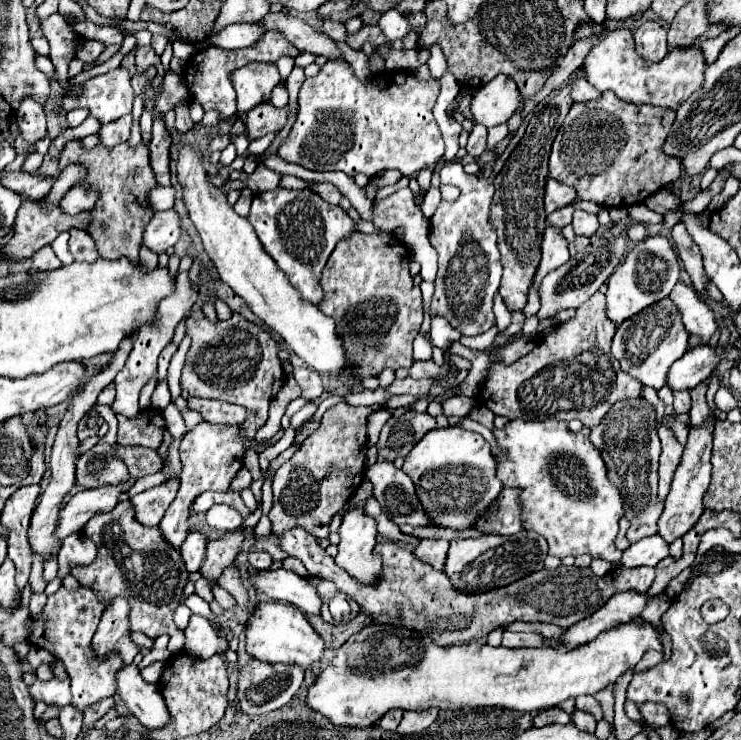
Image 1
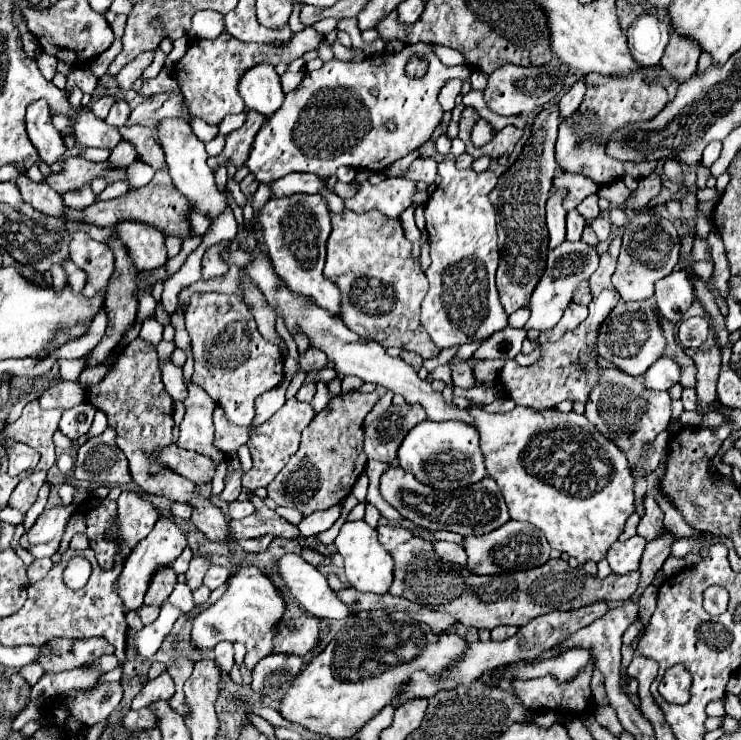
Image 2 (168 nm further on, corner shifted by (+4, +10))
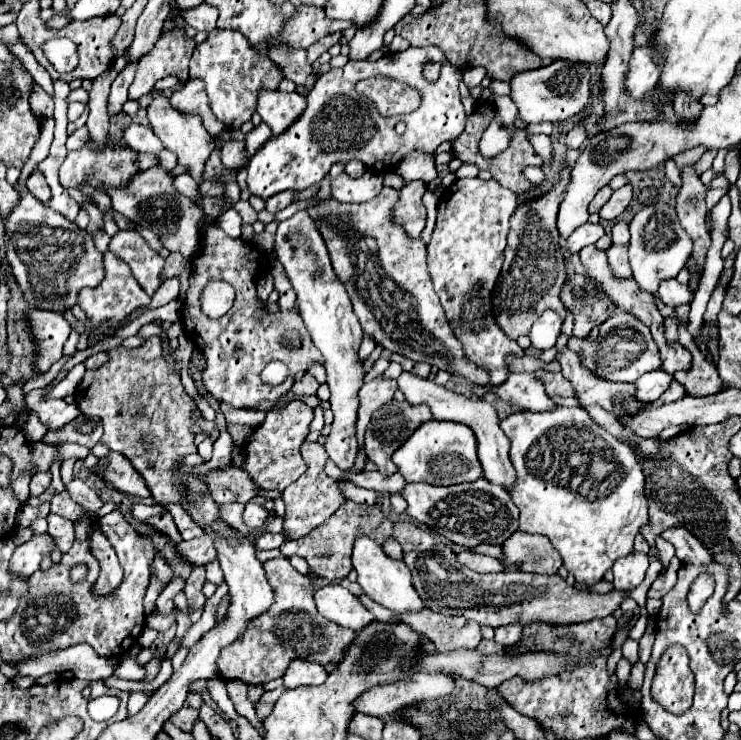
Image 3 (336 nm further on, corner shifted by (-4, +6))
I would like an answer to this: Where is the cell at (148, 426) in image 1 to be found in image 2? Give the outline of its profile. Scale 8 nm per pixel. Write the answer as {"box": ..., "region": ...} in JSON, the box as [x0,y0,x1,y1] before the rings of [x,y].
{"box":[85,338,227,544],"region":[[[143,338],[133,340],[123,348],[111,370],[105,374],[105,378],[87,388],[85,401],[93,404],[97,410],[101,410],[107,416],[107,426],[111,426],[117,432],[117,446],[125,452],[129,460],[129,470],[133,476],[133,482],[141,488],[145,494],[165,496],[173,502],[185,502],[193,506],[193,524],[211,540],[227,544],[227,518],[223,516],[221,508],[215,506],[209,498],[201,496],[195,490],[193,482],[187,482],[187,478],[175,474],[171,468],[163,466],[161,462],[153,460],[153,454],[159,452],[163,446],[171,444],[173,438],[173,398],[165,390],[159,374],[157,364],[157,352],[155,346],[145,342]]]}

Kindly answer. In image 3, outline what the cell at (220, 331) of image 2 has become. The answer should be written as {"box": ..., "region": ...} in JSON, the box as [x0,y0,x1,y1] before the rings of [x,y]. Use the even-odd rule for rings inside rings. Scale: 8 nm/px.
{"box":[181,224,323,410],"region":[[[215,224],[207,226],[205,238],[201,240],[201,248],[193,260],[197,274],[187,290],[187,298],[181,308],[181,320],[185,330],[197,342],[197,346],[207,358],[207,368],[203,372],[203,384],[207,386],[207,392],[217,402],[227,402],[233,408],[251,410],[255,408],[255,404],[261,404],[265,400],[275,402],[281,394],[285,394],[293,386],[293,376],[297,372],[307,370],[311,362],[323,362],[321,352],[313,346],[309,332],[305,330],[303,320],[297,312],[261,314],[261,310],[257,308],[255,282],[261,273],[258,270],[259,264],[265,264],[264,261],[268,261],[266,254],[253,248],[253,244],[247,244],[241,238],[227,236]],[[211,280],[225,280],[235,288],[235,302],[231,310],[219,320],[211,320],[201,312],[199,298],[203,288]],[[293,328],[301,334],[301,348],[289,348],[283,344],[283,332]],[[273,360],[283,362],[291,370],[291,374],[279,386],[269,386],[261,380],[261,370]]]}

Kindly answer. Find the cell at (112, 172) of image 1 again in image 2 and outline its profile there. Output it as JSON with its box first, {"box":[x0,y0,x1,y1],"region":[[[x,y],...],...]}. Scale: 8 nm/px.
{"box":[87,242,137,368],"region":[[[109,242],[115,252],[115,274],[105,292],[105,308],[109,310],[109,326],[103,340],[93,348],[87,368],[101,364],[109,352],[121,342],[125,330],[135,322],[137,314],[137,286],[135,286],[135,270],[131,270],[131,258],[123,254],[123,246],[119,242]]]}

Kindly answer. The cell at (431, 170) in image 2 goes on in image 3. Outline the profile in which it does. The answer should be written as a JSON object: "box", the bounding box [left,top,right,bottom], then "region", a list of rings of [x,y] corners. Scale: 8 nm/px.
{"box":[383,172,407,190],"region":[[[387,172],[387,174],[383,176],[383,185],[397,188],[397,190],[403,188],[405,182],[407,182],[407,180],[405,180],[401,174],[397,174],[397,172]]]}

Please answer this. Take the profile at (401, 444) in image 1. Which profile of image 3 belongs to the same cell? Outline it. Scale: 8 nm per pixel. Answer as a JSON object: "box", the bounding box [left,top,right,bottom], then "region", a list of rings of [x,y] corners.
{"box":[365,404,433,476],"region":[[[387,404],[381,410],[377,410],[367,426],[367,434],[365,434],[365,454],[367,458],[377,464],[379,472],[389,476],[393,472],[397,472],[397,466],[391,462],[391,454],[413,434],[413,430],[417,430],[423,422],[433,420],[431,410],[425,404],[419,406],[409,406],[409,404]]]}

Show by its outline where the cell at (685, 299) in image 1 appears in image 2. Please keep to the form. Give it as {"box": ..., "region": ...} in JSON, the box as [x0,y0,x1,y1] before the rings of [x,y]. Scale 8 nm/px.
{"box":[655,270,693,326],"region":[[[677,270],[677,272],[669,274],[667,278],[657,280],[655,282],[655,300],[657,300],[659,312],[677,326],[681,314],[693,302],[693,290],[691,290],[687,274]]]}

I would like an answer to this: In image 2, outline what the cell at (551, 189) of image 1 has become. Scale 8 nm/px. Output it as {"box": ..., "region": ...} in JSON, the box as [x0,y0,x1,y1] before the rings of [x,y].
{"box":[553,172,599,210],"region":[[[563,172],[561,176],[557,176],[553,184],[555,186],[563,184],[563,186],[569,188],[569,194],[567,194],[567,198],[563,202],[565,210],[577,208],[581,200],[585,200],[591,194],[597,194],[597,190],[599,190],[599,186],[593,180],[589,180],[587,176],[583,176],[583,174],[569,174],[569,172]]]}

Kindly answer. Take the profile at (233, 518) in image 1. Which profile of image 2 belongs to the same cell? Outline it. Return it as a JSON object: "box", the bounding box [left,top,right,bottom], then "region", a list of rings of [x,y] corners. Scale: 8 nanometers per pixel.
{"box":[227,500,255,520],"region":[[[235,500],[235,502],[231,502],[231,504],[229,504],[229,510],[227,510],[229,518],[233,518],[233,520],[241,520],[241,518],[245,518],[245,516],[253,514],[253,512],[255,512],[255,508],[253,508],[253,504],[251,504],[249,500],[247,500],[247,502]]]}

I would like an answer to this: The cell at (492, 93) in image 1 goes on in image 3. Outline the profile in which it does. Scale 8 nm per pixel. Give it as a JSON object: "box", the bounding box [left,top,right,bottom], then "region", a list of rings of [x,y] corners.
{"box":[511,60,589,122],"region":[[[555,60],[549,66],[519,72],[511,78],[511,100],[525,122],[559,122],[585,110],[589,102],[589,68],[587,64],[573,64]]]}

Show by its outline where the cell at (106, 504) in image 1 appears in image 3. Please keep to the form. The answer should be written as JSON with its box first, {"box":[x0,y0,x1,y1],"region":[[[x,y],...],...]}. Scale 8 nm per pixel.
{"box":[9,534,57,578],"region":[[[37,534],[29,542],[17,546],[17,550],[15,550],[13,558],[11,558],[9,570],[13,574],[29,578],[39,568],[39,562],[45,556],[51,556],[51,552],[55,548],[57,548],[55,538],[49,538],[49,534]]]}

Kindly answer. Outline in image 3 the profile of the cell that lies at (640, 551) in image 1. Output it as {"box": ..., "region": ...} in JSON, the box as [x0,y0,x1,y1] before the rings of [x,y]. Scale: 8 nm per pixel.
{"box":[613,552,647,590],"region":[[[631,552],[619,560],[615,560],[613,564],[613,586],[617,590],[631,590],[635,586],[639,586],[645,578],[647,572],[647,554],[641,552]]]}

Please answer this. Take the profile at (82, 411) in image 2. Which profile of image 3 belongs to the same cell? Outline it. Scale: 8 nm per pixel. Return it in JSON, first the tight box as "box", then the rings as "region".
{"box":[45,414,103,448],"region":[[[81,414],[79,418],[75,418],[75,422],[69,422],[67,426],[59,428],[59,430],[49,430],[45,434],[45,440],[49,444],[63,444],[63,442],[75,442],[87,448],[93,448],[103,434],[103,422],[99,416],[85,416]]]}

